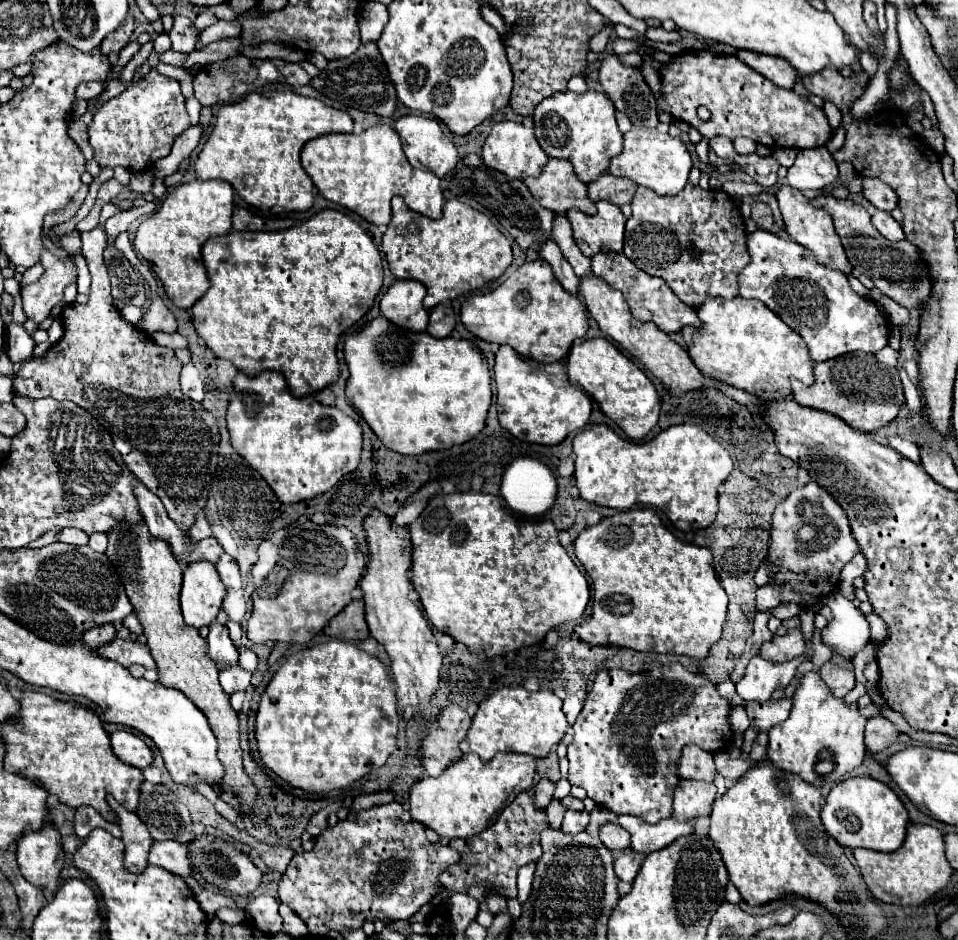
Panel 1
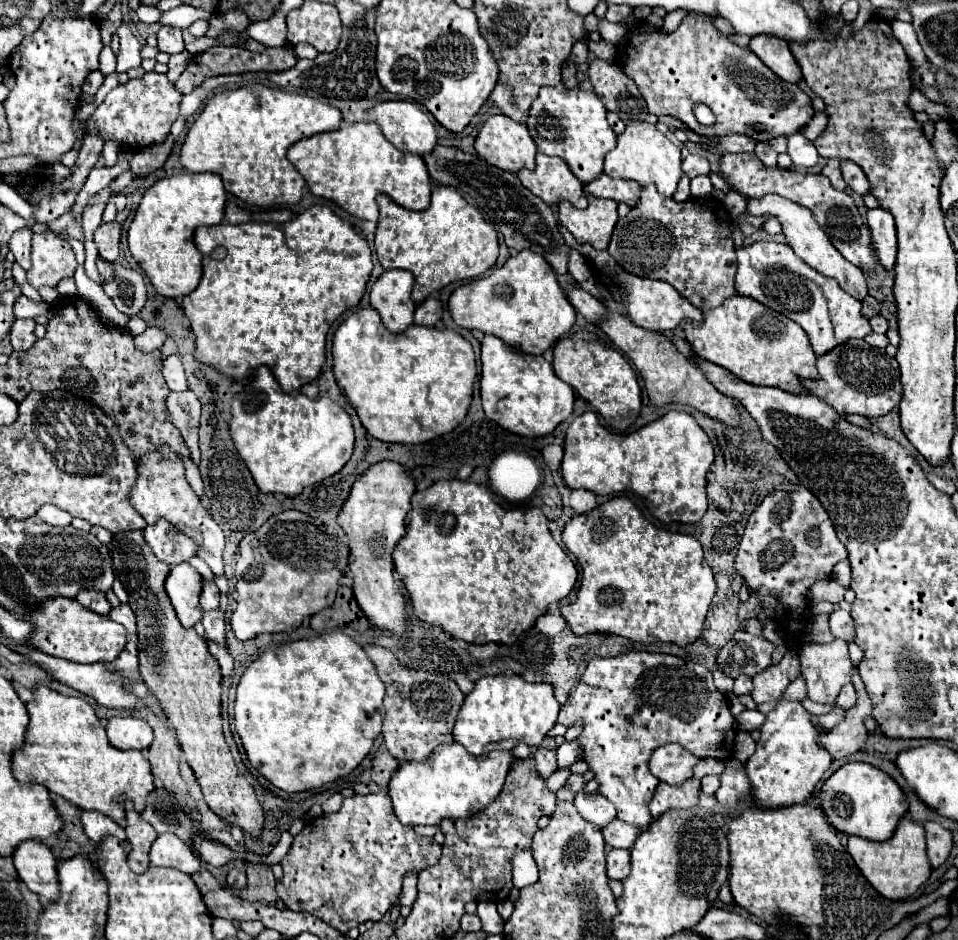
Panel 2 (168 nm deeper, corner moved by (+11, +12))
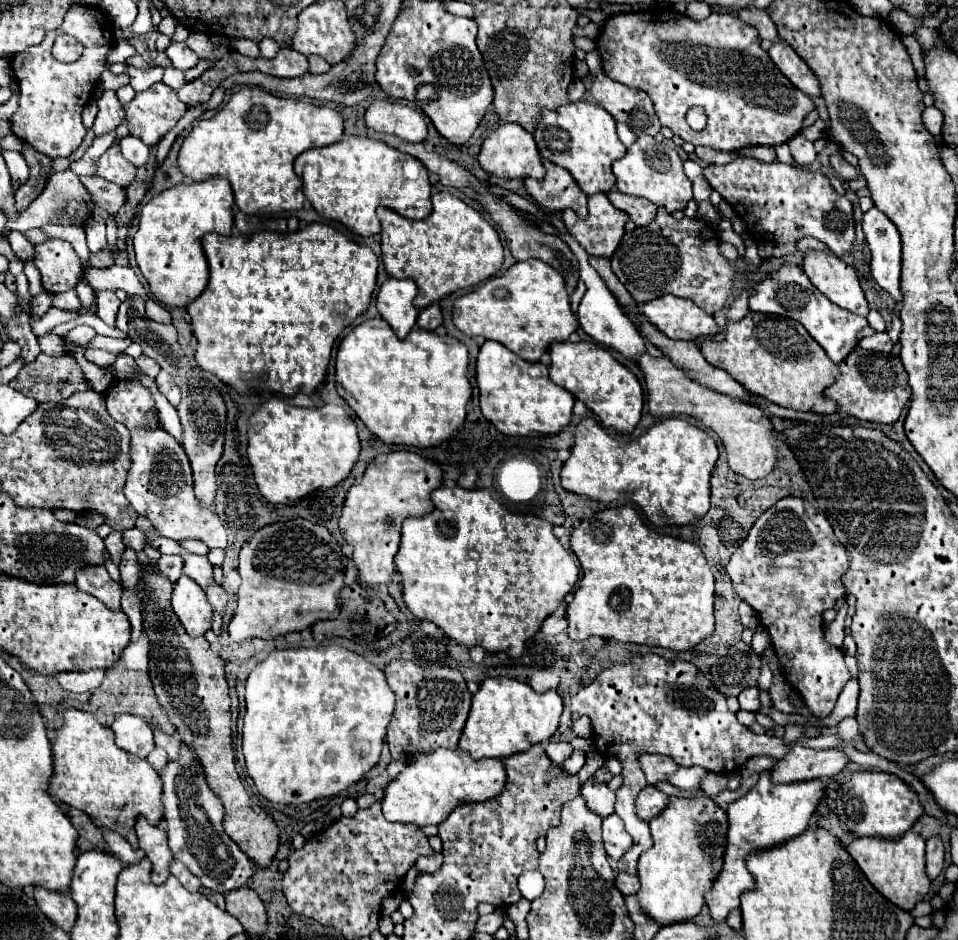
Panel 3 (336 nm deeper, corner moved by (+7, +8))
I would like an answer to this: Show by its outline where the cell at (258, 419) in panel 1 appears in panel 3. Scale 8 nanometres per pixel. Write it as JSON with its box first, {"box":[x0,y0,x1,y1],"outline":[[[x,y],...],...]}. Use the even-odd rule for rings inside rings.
{"box":[247,396,359,504],"outline":[[[273,396],[249,420],[247,456],[261,494],[271,504],[289,504],[313,490],[333,488],[349,476],[359,456],[357,426],[341,406],[297,408]]]}

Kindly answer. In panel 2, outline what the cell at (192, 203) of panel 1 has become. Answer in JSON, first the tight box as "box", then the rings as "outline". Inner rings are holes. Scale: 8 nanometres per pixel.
{"box":[127,170,225,298],"outline":[[[183,170],[175,176],[157,180],[145,194],[129,226],[127,242],[135,262],[149,276],[161,296],[179,298],[193,292],[201,280],[203,264],[195,248],[193,232],[199,226],[213,226],[223,220],[225,188],[217,174],[189,174]]]}

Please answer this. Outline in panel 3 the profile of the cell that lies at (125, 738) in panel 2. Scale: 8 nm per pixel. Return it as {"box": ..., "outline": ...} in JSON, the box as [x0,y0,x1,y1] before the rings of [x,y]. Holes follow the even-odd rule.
{"box":[111,714,153,758],"outline":[[[121,714],[113,722],[111,730],[115,732],[115,742],[121,750],[127,750],[135,756],[145,758],[153,748],[153,732],[145,718],[133,716],[133,714]]]}

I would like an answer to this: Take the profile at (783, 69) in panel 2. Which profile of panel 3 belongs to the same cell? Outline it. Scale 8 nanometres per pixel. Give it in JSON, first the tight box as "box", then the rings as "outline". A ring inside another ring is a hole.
{"box":[769,40,821,98],"outline":[[[777,40],[773,42],[771,50],[769,50],[771,60],[775,62],[775,66],[807,96],[815,98],[821,96],[821,86],[817,76],[809,70],[809,66],[797,56],[797,52],[785,44],[785,40]]]}

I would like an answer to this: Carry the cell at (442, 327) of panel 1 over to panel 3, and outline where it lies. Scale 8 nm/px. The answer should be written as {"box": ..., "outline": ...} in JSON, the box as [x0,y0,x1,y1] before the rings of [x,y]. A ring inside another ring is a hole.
{"box":[417,304,443,330],"outline":[[[437,304],[423,308],[417,318],[417,326],[423,330],[435,330],[441,326],[441,322],[443,322],[443,316],[441,316],[441,308]]]}

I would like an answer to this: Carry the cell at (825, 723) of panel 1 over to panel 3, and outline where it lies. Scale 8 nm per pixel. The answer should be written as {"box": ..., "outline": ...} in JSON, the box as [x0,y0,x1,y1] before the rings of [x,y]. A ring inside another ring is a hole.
{"box":[705,770,825,922],"outline":[[[765,770],[757,782],[757,786],[743,798],[729,804],[729,830],[727,830],[727,848],[723,856],[723,868],[713,882],[713,886],[705,892],[705,900],[709,906],[709,914],[715,922],[723,922],[733,908],[739,908],[739,900],[743,892],[755,890],[755,878],[745,866],[745,860],[751,852],[769,850],[777,844],[785,844],[787,840],[797,838],[809,826],[813,812],[823,796],[825,782],[797,782],[797,784],[773,784],[771,772]]]}

